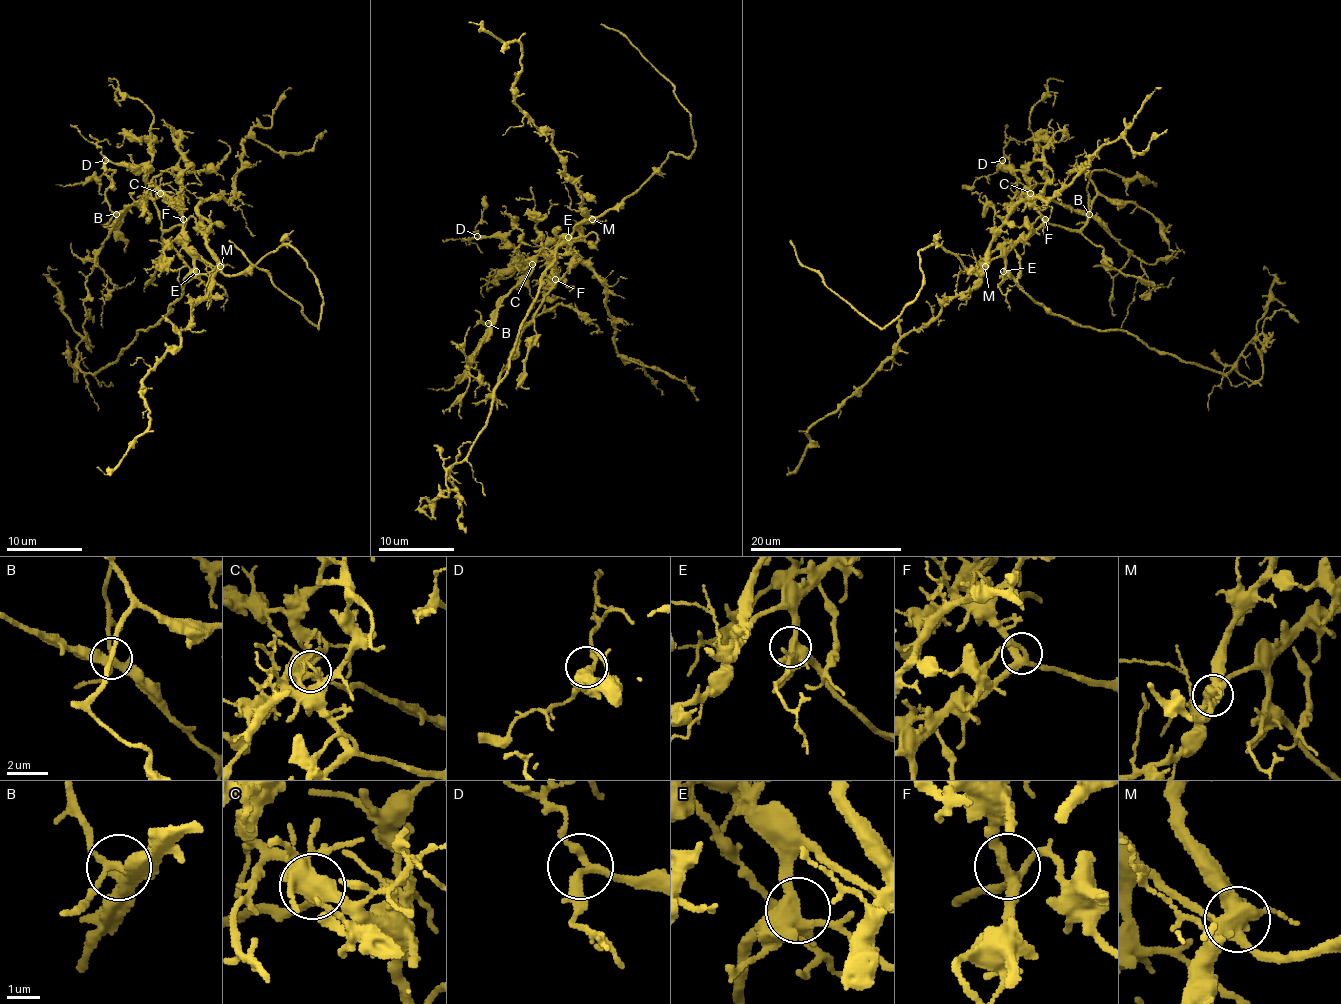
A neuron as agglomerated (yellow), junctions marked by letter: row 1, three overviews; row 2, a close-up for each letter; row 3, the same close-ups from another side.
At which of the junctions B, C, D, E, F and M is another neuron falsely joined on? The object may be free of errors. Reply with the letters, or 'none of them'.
M

